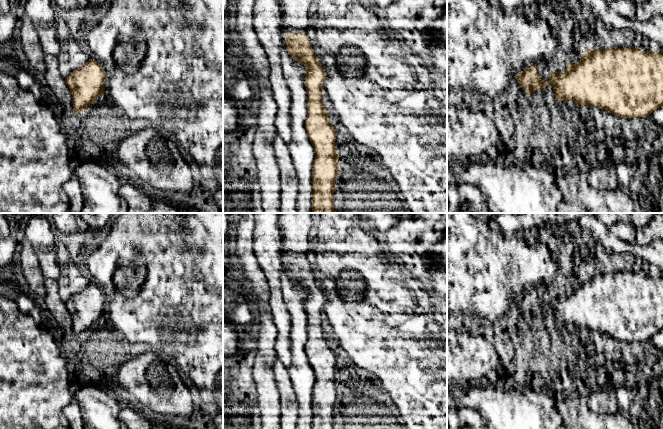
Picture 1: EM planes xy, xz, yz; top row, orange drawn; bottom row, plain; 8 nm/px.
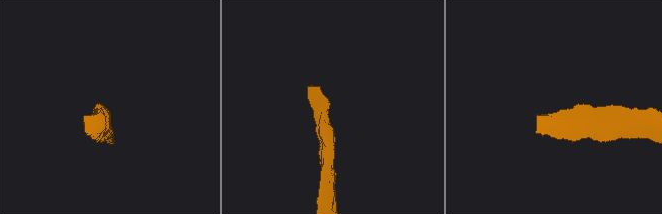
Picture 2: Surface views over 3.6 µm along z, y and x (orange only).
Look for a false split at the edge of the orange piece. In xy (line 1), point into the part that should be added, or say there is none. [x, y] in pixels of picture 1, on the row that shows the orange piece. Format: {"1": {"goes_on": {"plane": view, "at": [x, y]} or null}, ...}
{"1": {"goes_on": null}}

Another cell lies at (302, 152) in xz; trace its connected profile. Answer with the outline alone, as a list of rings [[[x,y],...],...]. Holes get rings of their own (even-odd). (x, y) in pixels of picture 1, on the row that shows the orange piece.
[[[286,44],[282,45],[280,59],[282,74],[291,92],[291,142],[288,148],[298,180],[296,210],[297,213],[312,213],[312,170],[316,153],[305,127],[308,115],[306,69],[288,53]]]

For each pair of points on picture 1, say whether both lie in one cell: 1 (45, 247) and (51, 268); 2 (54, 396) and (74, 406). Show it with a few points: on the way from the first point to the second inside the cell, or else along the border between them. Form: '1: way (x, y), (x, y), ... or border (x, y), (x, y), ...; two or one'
1: way (46, 252), (48, 263); one
2: border (74, 399), (63, 408), (63, 414), (66, 418); two

